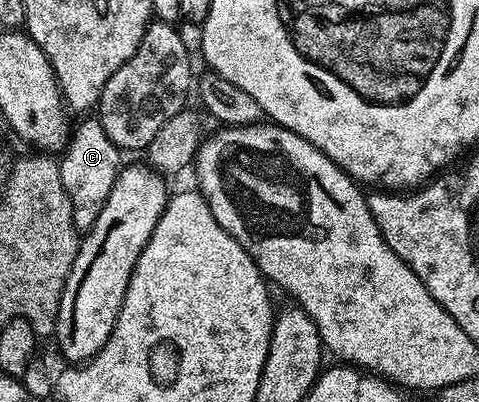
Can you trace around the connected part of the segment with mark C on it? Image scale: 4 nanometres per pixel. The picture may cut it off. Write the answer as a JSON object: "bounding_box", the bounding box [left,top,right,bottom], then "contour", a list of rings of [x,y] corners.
{"bounding_box":[58,115,124,231],"contour":[[[90,115],[82,120],[86,119],[75,129],[73,126],[58,163],[60,179],[64,179],[64,191],[68,191],[68,199],[72,203],[74,226],[79,231],[88,230],[92,223],[96,223],[100,211],[104,211],[104,203],[108,203],[108,195],[112,195],[112,187],[124,165],[123,154],[116,143],[112,143],[112,139],[104,135],[104,127],[98,122],[97,116]]]}

